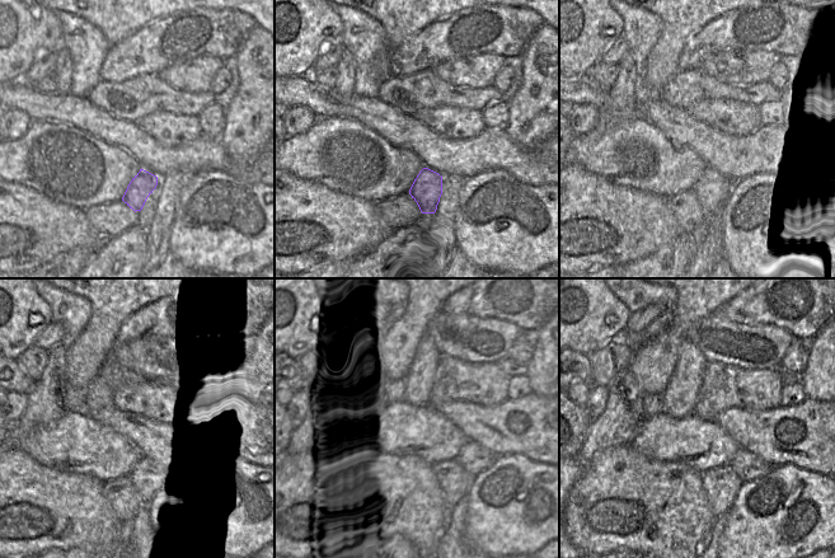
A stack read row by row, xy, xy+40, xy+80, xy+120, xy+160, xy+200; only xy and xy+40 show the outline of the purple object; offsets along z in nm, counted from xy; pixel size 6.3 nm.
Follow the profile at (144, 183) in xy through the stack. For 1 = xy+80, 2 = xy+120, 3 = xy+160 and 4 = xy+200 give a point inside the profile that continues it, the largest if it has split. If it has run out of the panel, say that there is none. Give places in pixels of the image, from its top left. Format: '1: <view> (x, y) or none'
1: xy+80 (712, 190)
2: xy+120 (146, 474)
3: xy+160 (472, 458)
4: xy+200 (749, 465)

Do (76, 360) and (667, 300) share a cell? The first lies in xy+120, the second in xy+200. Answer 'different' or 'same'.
different

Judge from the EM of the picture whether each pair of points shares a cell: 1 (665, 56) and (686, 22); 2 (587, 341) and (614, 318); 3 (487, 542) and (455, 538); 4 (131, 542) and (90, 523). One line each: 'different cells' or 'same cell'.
1: same cell
2: same cell
3: different cells
4: different cells

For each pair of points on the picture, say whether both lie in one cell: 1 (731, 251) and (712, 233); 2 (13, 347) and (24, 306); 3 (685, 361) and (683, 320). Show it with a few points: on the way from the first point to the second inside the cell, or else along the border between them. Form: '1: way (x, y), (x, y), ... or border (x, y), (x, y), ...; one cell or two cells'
1: border (719, 223), (723, 235), (722, 256); two cells
2: way (13, 337), (14, 317); one cell
3: border (685, 340), (679, 347), (679, 356), (672, 369); two cells

